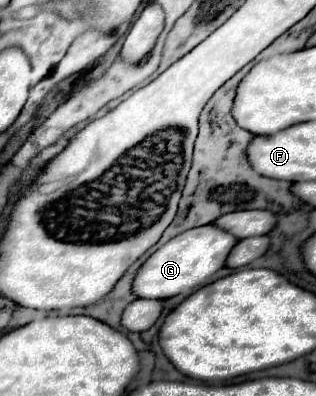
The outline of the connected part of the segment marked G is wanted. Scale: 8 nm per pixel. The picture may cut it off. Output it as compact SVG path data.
M212 224L190 228L172 240L168 240L164 246L160 246L152 256L146 258L146 262L138 268L134 280L132 280L132 294L138 298L156 298L164 300L182 292L198 290L200 286L212 282L212 274L218 272L224 266L224 260L238 238L232 234L226 234L222 228L216 228Z

